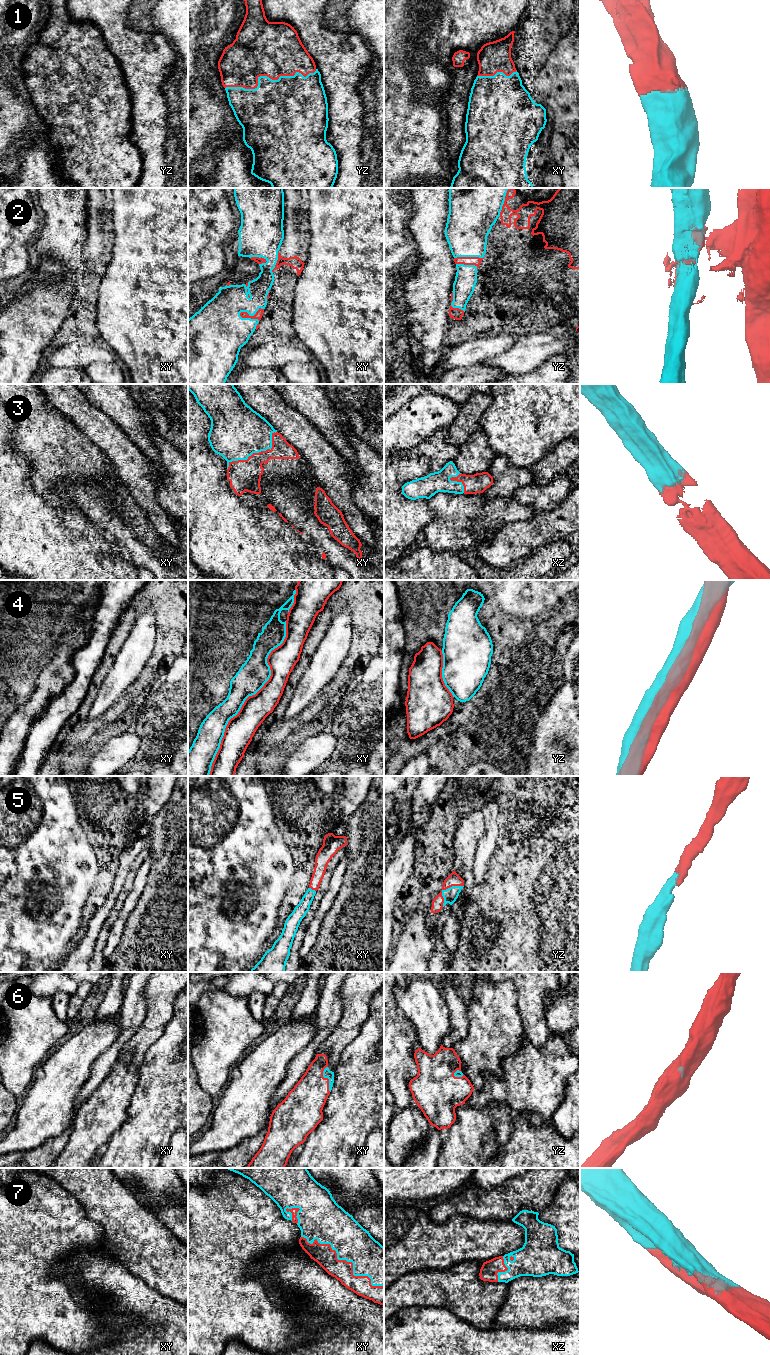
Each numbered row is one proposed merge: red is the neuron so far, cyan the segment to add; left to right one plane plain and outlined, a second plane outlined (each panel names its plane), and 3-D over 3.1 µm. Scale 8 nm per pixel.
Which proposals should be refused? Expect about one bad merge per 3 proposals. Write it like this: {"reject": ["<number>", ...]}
{"reject": ["2", "4"]}

